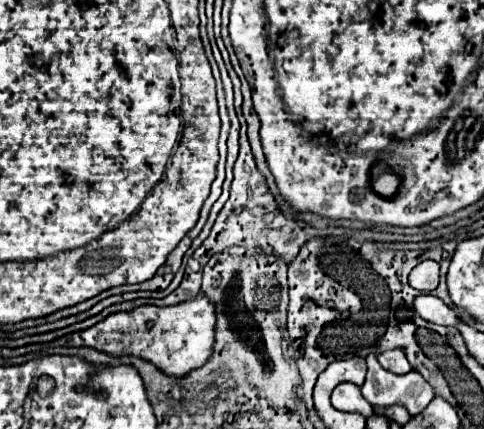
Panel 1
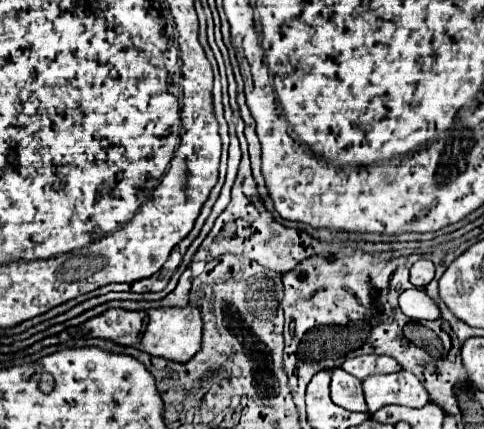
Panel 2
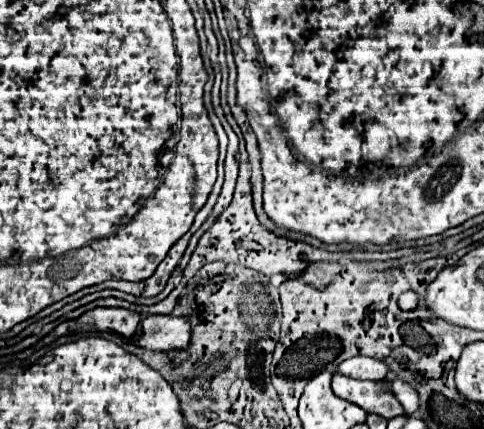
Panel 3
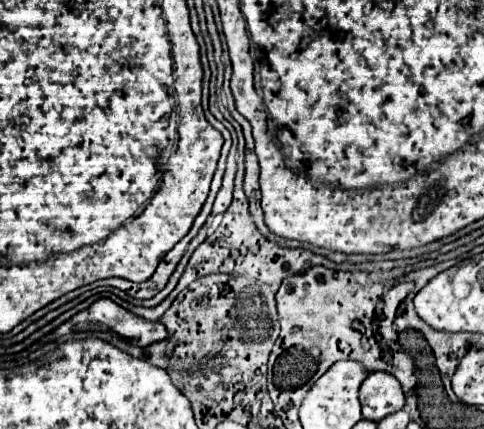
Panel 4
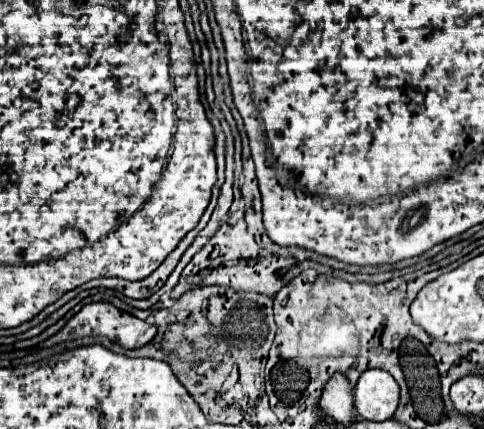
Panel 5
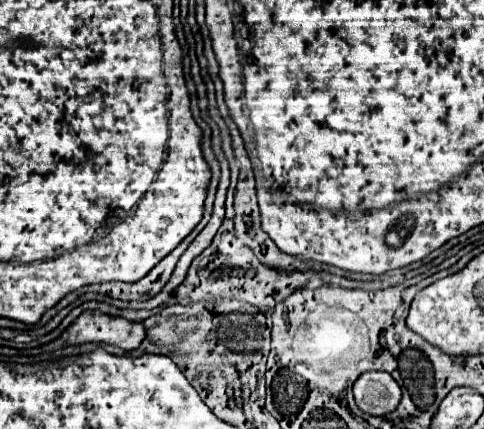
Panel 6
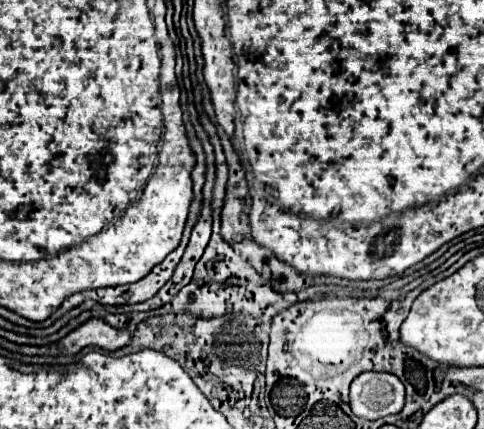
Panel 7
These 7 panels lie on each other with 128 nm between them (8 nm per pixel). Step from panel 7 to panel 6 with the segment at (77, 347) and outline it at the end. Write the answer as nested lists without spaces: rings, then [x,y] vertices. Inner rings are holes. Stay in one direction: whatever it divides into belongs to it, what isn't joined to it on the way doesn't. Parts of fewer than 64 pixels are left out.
[[[84,312],[62,334],[64,344],[76,346],[84,342],[112,344],[122,350],[136,350],[146,332],[140,322],[128,322],[126,318],[112,318],[102,312]]]

